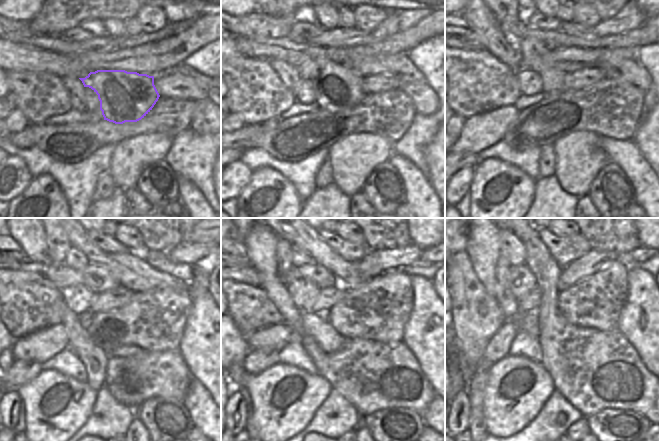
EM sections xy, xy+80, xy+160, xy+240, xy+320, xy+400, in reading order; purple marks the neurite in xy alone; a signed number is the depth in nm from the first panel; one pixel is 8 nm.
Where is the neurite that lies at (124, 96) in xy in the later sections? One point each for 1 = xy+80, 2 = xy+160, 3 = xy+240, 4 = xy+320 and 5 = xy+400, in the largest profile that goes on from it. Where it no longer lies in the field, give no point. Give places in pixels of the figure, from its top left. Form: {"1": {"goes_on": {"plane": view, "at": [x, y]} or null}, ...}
{"1": {"goes_on": {"plane": "xy+80", "at": [337, 88]}}, "2": {"goes_on": {"plane": "xy+160", "at": [536, 58]}}, "3": {"goes_on": {"plane": "xy+240", "at": [75, 258]}}, "4": {"goes_on": {"plane": "xy+320", "at": [300, 258]}}, "5": {"goes_on": {"plane": "xy+400", "at": [511, 248]}}}

